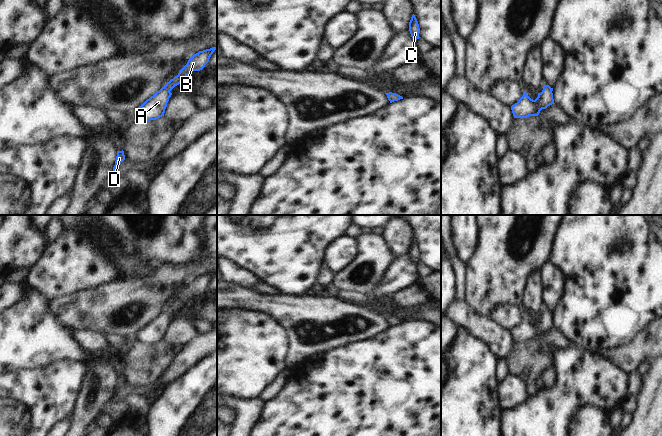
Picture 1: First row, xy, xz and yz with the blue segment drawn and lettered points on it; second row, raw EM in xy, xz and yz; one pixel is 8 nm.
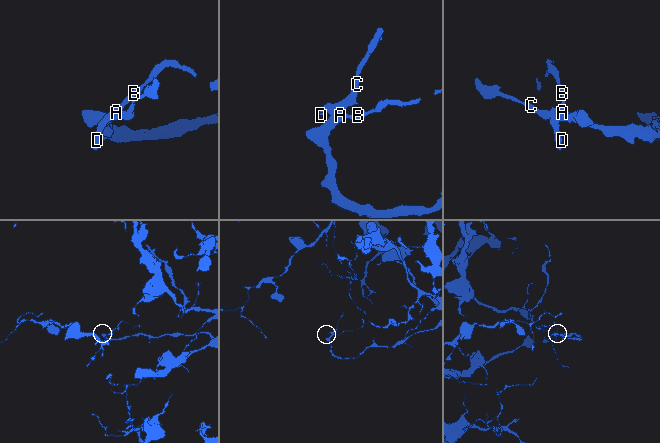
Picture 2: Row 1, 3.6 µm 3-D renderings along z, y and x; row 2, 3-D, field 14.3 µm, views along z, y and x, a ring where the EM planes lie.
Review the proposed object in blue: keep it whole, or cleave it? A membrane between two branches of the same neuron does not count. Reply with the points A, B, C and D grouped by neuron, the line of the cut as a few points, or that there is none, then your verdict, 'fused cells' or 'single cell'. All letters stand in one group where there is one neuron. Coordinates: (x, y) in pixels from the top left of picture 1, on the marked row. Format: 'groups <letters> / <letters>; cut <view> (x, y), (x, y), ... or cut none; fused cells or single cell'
groups A B C D; cut none; single cell

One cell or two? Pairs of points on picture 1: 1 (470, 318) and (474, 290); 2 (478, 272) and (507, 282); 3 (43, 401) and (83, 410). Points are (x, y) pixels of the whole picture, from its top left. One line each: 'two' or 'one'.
1: two
2: one
3: two

